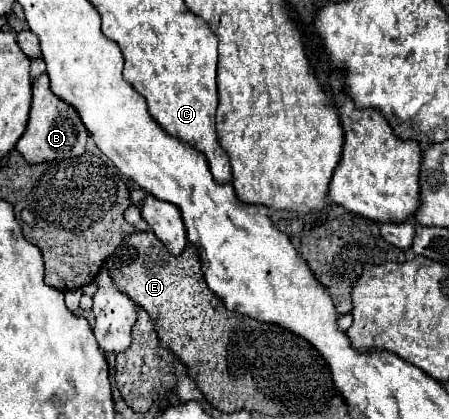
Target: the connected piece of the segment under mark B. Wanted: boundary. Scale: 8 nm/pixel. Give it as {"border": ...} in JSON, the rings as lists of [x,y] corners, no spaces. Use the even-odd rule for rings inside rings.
{"border":[[[42,73],[32,81],[32,107],[30,107],[30,117],[24,135],[18,139],[16,149],[24,155],[28,163],[40,163],[40,161],[54,161],[54,159],[70,159],[78,157],[84,153],[88,141],[88,131],[78,115],[78,111],[56,97],[50,91],[48,85],[48,75]]]}

